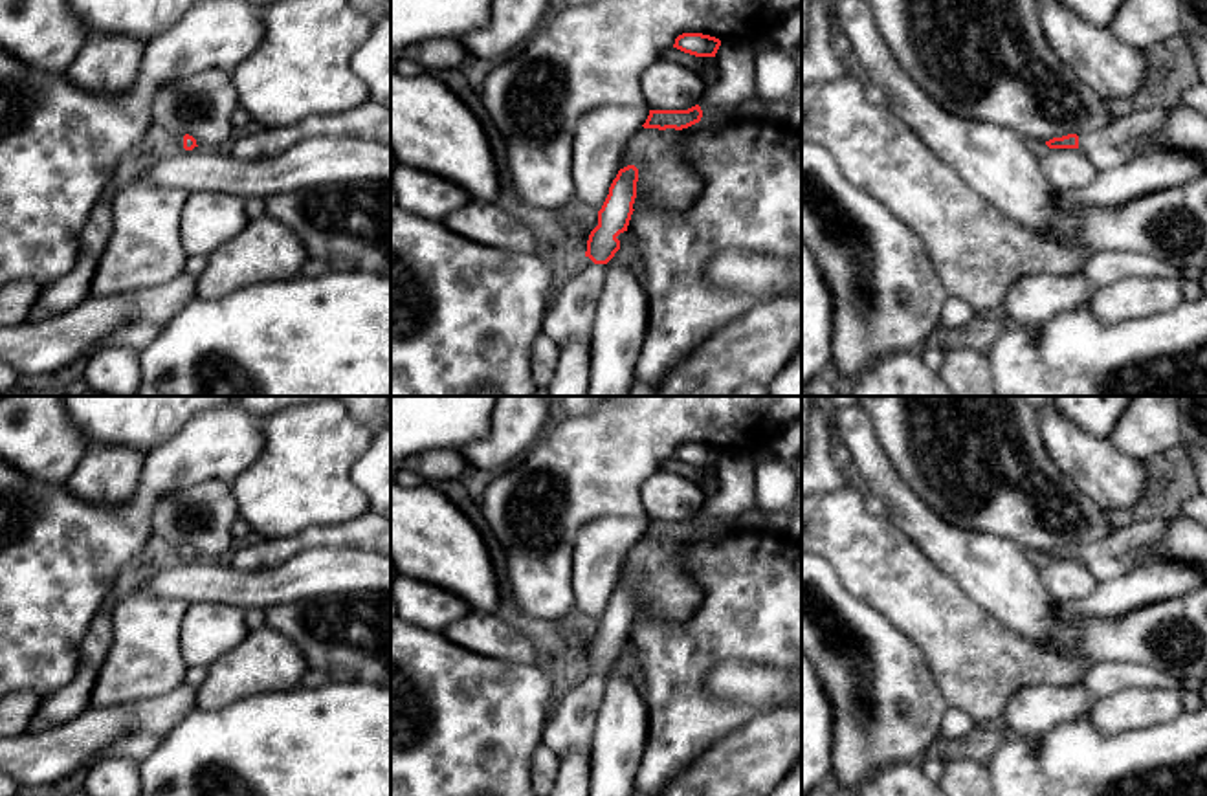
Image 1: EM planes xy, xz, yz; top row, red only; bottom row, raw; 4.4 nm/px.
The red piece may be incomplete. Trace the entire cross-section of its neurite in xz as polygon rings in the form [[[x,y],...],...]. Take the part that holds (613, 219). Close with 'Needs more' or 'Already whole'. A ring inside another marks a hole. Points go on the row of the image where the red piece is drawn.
[[[638,169],[618,171],[609,194],[598,211],[598,226],[591,231],[583,260],[565,271],[543,319],[543,334],[558,347],[589,341],[604,290],[607,262],[620,249],[620,233],[627,231],[637,198]]]. Needs more

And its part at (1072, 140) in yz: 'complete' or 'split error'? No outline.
split error

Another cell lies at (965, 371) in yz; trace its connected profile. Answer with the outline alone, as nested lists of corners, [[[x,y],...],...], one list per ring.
[[[948,343],[939,376],[954,396],[1000,396],[985,350]]]

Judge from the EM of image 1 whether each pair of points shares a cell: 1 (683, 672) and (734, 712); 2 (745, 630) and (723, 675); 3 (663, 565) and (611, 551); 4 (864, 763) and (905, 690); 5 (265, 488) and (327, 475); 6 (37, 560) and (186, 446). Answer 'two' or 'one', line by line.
1: one
2: two
3: two
4: one
5: one
6: one

